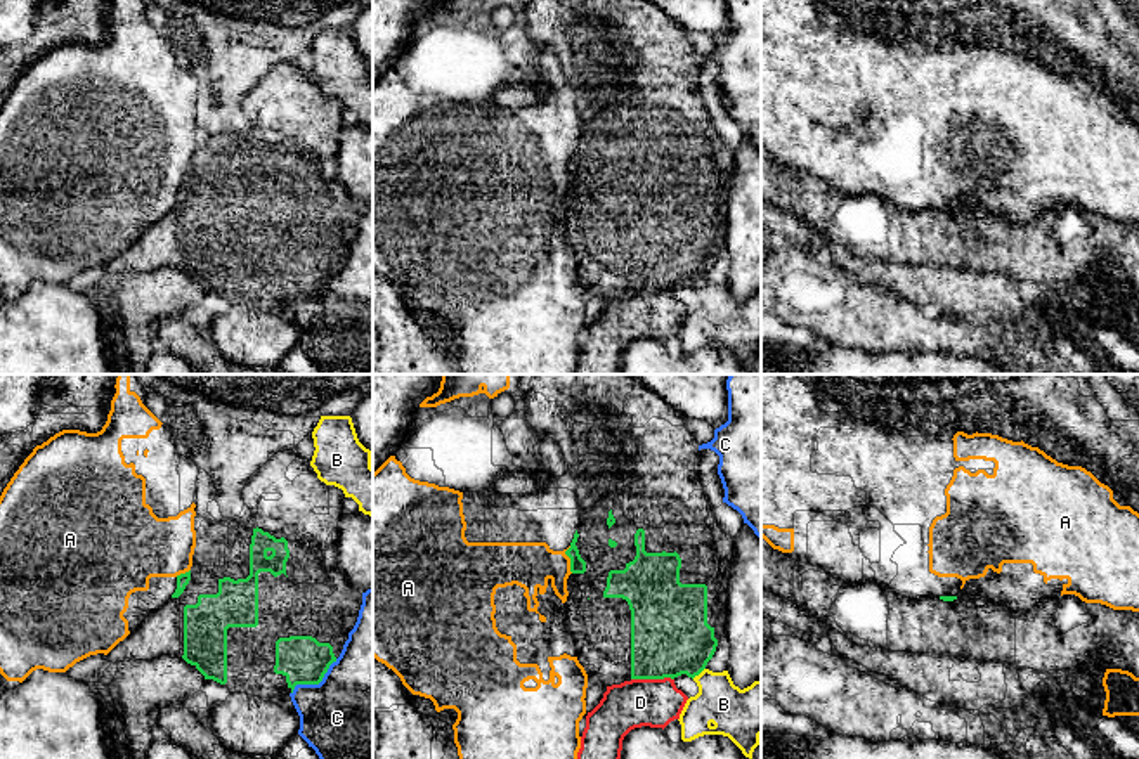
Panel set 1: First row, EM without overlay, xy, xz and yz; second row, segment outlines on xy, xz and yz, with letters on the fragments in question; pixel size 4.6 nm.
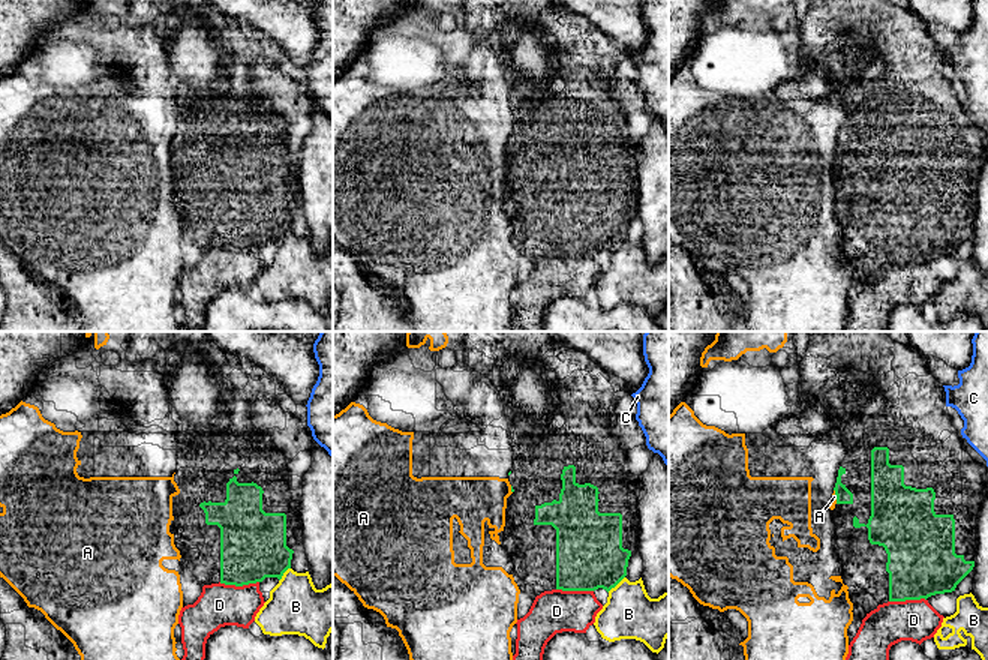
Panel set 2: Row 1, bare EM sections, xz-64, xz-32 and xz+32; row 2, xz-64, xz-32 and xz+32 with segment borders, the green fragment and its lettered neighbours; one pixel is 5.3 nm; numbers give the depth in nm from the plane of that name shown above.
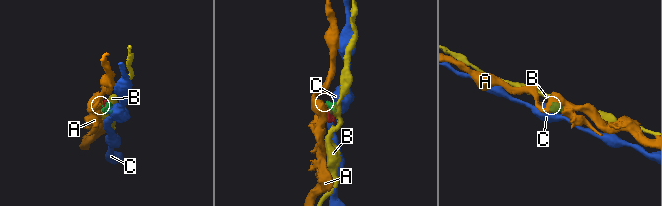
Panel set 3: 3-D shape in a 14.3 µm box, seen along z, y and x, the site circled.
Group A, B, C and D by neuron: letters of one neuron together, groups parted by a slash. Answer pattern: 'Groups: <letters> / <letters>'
Groups: A / B / C / D

